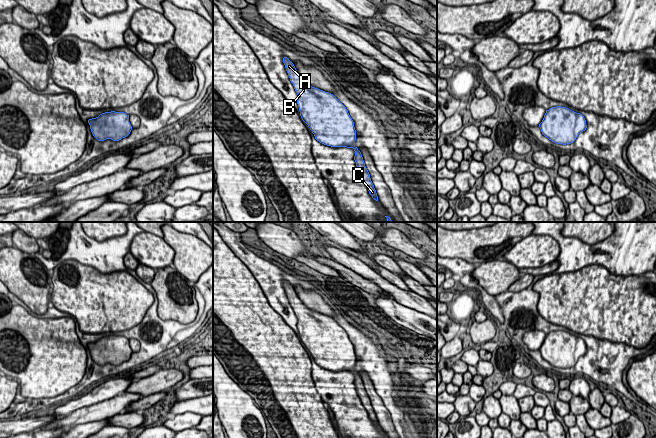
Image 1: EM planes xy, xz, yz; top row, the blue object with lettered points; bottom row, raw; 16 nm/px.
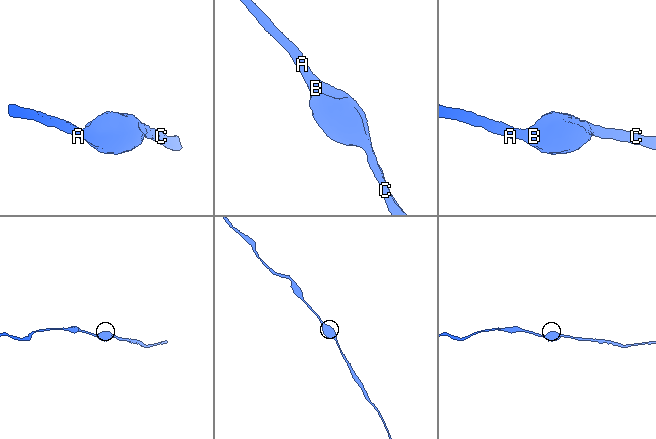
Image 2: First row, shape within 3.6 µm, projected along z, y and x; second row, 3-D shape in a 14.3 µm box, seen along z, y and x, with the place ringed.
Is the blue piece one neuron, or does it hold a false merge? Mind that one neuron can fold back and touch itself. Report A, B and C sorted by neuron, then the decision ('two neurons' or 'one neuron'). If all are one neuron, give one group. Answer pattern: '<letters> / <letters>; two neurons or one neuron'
A B C; one neuron

